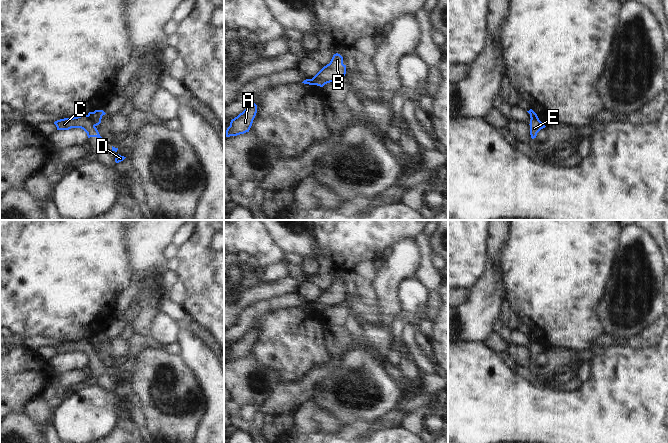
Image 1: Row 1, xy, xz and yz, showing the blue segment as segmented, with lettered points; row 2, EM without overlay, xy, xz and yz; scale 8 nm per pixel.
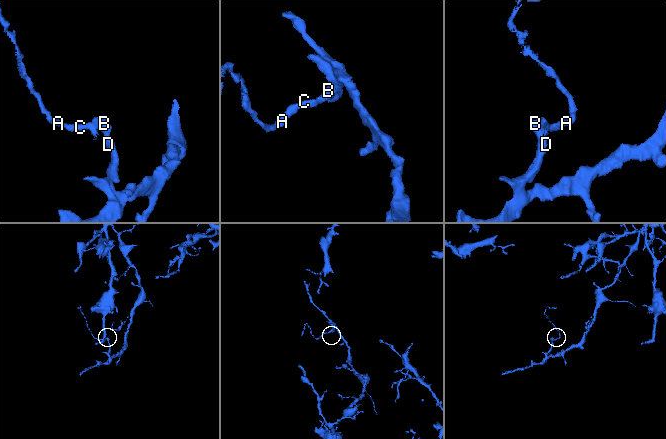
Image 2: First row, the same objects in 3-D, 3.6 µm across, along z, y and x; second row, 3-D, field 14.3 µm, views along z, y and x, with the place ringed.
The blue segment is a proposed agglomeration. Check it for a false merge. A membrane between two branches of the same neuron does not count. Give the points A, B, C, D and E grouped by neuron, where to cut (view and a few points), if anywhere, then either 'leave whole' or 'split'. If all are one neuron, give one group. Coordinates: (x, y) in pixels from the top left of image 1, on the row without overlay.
A C E / B D | xy (87, 339), (95, 349) | split

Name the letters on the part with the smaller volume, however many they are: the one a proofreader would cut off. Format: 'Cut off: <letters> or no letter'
Cut off: A, C, E

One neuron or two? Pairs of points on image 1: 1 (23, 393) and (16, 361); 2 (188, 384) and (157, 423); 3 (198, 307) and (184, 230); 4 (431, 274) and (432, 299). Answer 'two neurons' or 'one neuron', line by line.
1: one neuron
2: one neuron
3: two neurons
4: two neurons

